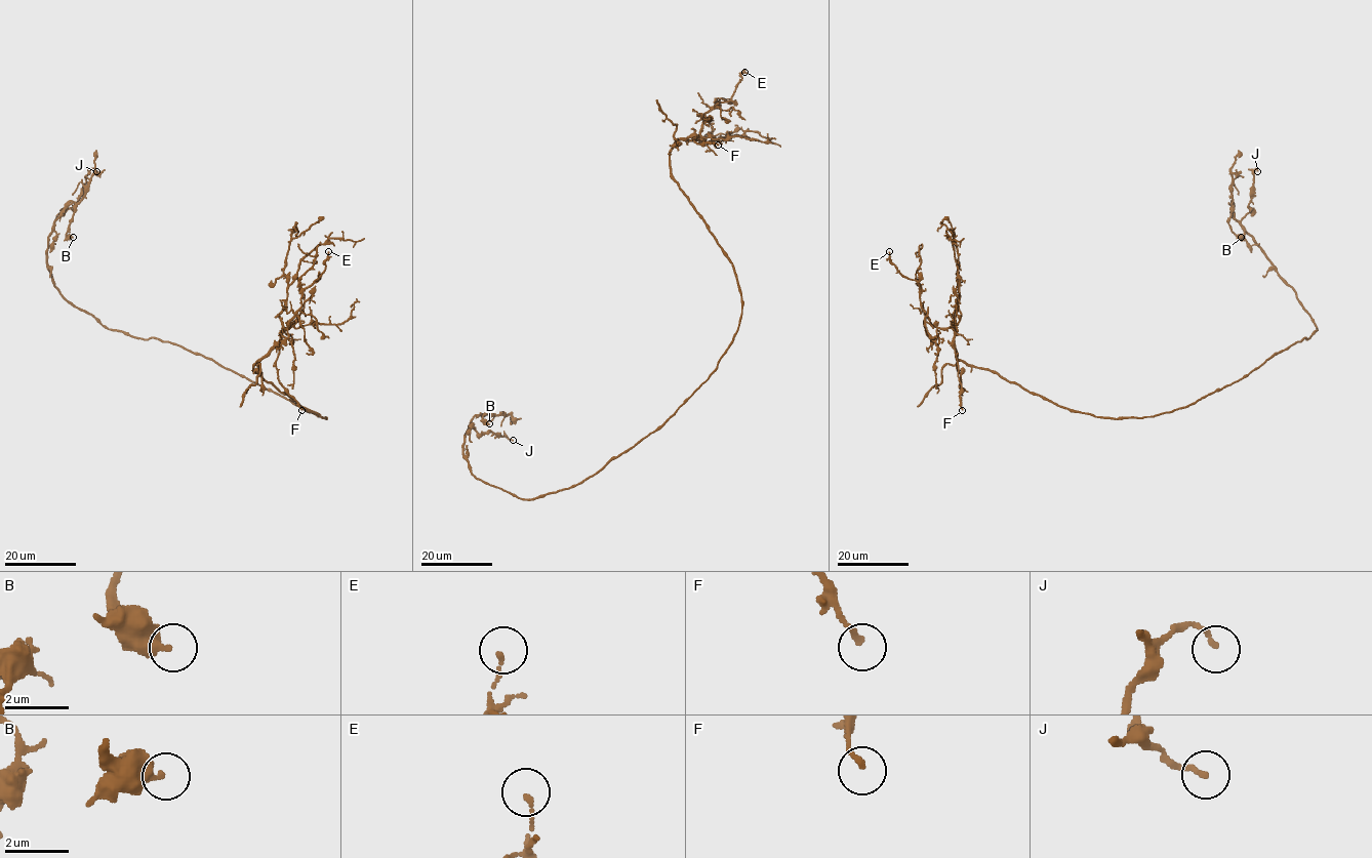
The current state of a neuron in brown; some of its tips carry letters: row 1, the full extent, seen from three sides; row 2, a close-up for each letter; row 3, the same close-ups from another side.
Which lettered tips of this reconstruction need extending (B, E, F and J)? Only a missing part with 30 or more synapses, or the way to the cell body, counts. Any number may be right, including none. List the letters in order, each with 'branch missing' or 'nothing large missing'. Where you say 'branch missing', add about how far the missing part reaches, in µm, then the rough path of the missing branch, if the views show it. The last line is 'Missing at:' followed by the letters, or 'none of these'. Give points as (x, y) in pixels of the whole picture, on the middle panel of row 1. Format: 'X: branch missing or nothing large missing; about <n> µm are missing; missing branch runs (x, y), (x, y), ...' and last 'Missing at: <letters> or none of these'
B: nothing large missing
E: nothing large missing
F: nothing large missing
J: nothing large missing
Missing at: none of these

